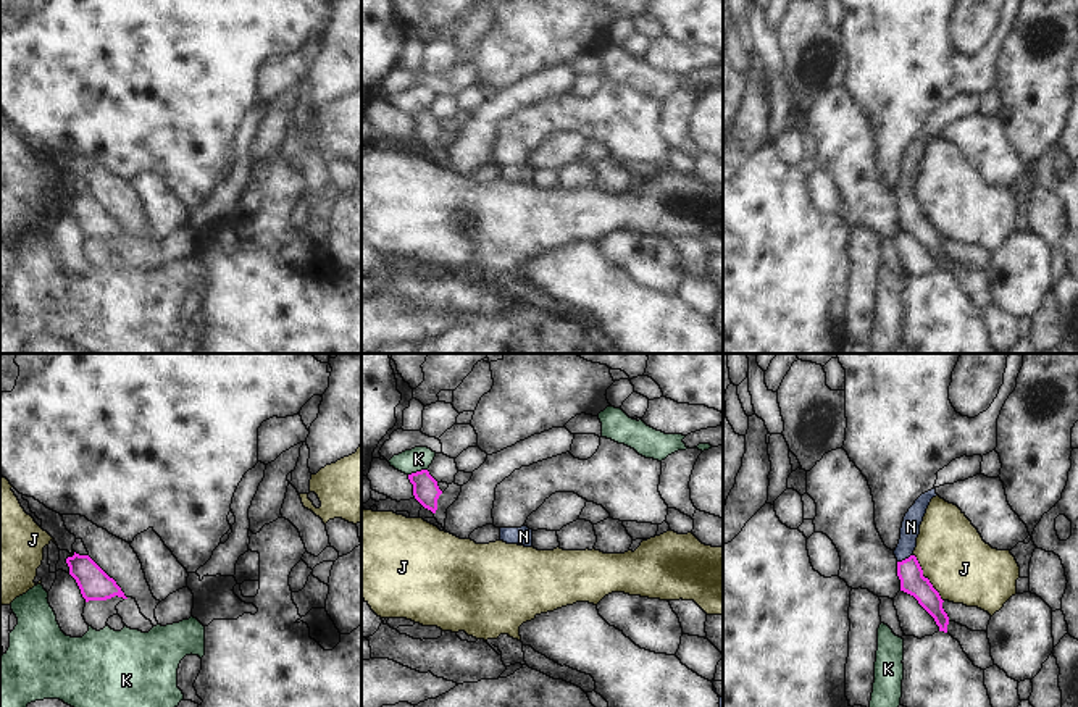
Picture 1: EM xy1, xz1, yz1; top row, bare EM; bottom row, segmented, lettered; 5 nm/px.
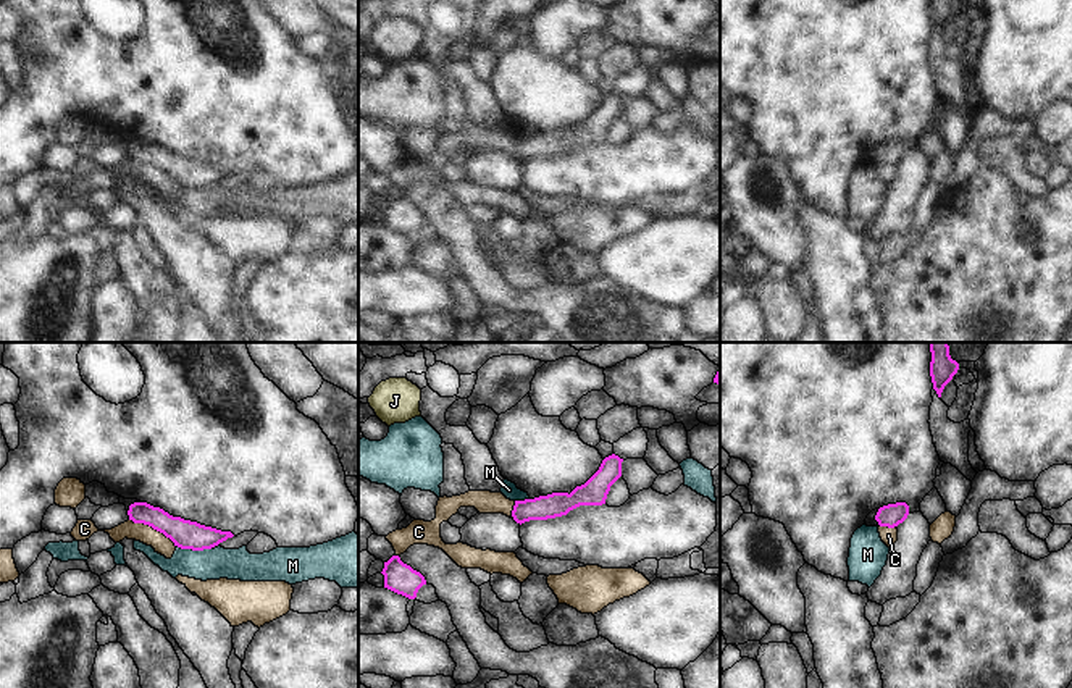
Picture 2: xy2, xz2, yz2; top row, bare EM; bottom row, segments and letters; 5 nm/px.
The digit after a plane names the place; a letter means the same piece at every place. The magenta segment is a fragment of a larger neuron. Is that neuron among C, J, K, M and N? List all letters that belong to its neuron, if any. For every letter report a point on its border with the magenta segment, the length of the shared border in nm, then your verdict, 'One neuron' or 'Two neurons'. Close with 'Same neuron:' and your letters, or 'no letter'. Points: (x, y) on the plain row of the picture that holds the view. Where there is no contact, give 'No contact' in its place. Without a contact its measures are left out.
C: Touches magenta at xy2 (154, 167). Shared border 280 nm. Two neurons
J: Touches magenta at yz1 (927, 217). Shared border 280 nm. Two neurons
K: Touches magenta at xz1 (417, 110). Shared border 100 nm. Two neurons
M: Touches magenta at xy2 (194, 188). Shared border 180 nm. Two neurons
N: Touches magenta at yz1 (906, 197). Shared border 90 nm. One neuron
Same neuron: N.

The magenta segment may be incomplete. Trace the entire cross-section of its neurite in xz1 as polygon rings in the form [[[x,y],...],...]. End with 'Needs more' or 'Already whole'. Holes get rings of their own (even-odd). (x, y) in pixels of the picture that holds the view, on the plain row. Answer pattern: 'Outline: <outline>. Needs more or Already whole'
Outline: [[[421,108],[408,113],[410,121],[413,123],[415,137],[428,149],[436,152],[437,137],[442,129],[437,124],[437,119],[429,113],[428,108]]]. Already whole.

